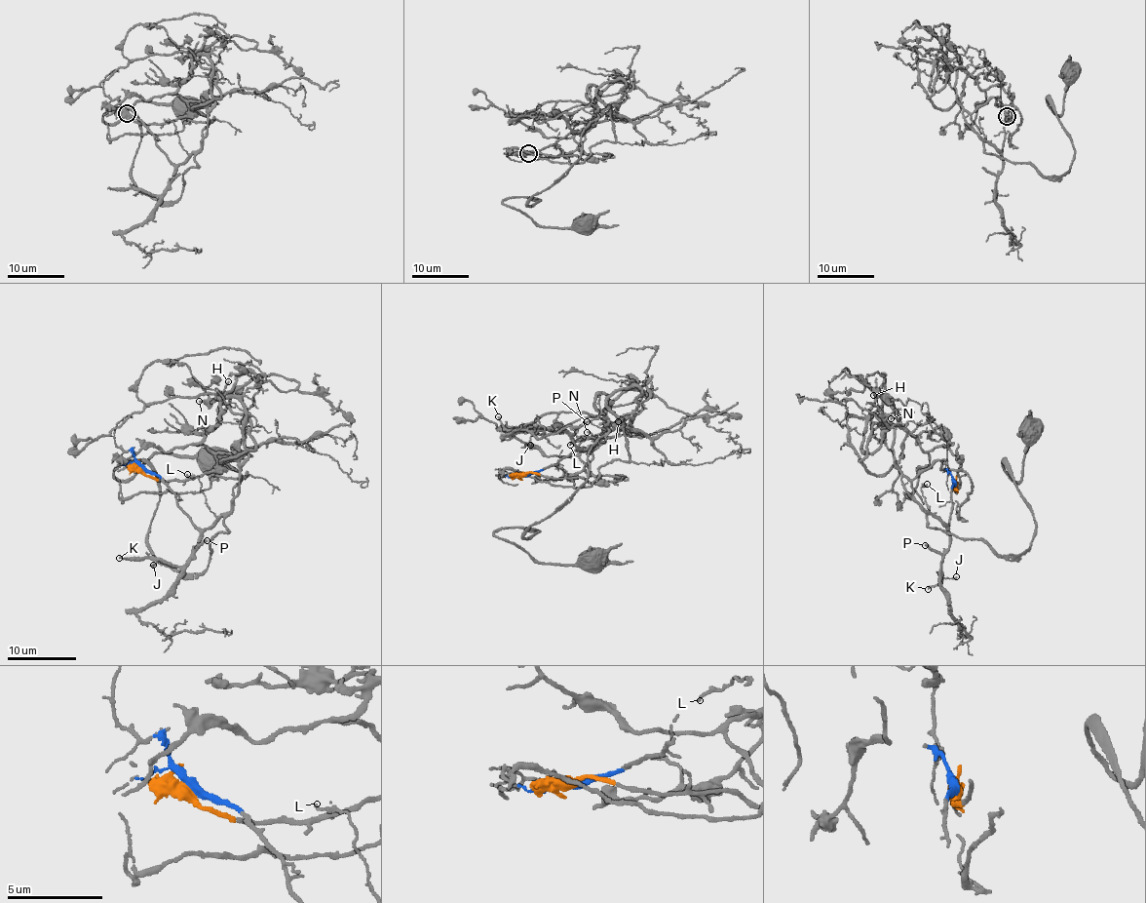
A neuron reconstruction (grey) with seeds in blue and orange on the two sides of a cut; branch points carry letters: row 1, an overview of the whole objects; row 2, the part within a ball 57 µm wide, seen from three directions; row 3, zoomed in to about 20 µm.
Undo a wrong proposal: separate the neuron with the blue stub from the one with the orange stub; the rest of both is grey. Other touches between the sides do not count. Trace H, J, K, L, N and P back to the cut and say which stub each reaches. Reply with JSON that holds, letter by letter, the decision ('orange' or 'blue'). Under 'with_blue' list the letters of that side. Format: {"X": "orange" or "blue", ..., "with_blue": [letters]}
{"H": "orange", "J": "blue", "K": "blue", "L": "blue", "N": "orange", "P": "blue", "with_blue": ["J", "K", "L", "P"]}

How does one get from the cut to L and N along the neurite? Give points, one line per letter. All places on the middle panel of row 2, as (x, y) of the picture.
L: (524, 476), (551, 466), (596, 439), (583, 437), (569, 445)
N: (524, 476), (580, 477), (596, 482), (600, 478), (591, 472), (580, 453), (612, 437), (595, 438), (587, 431)

